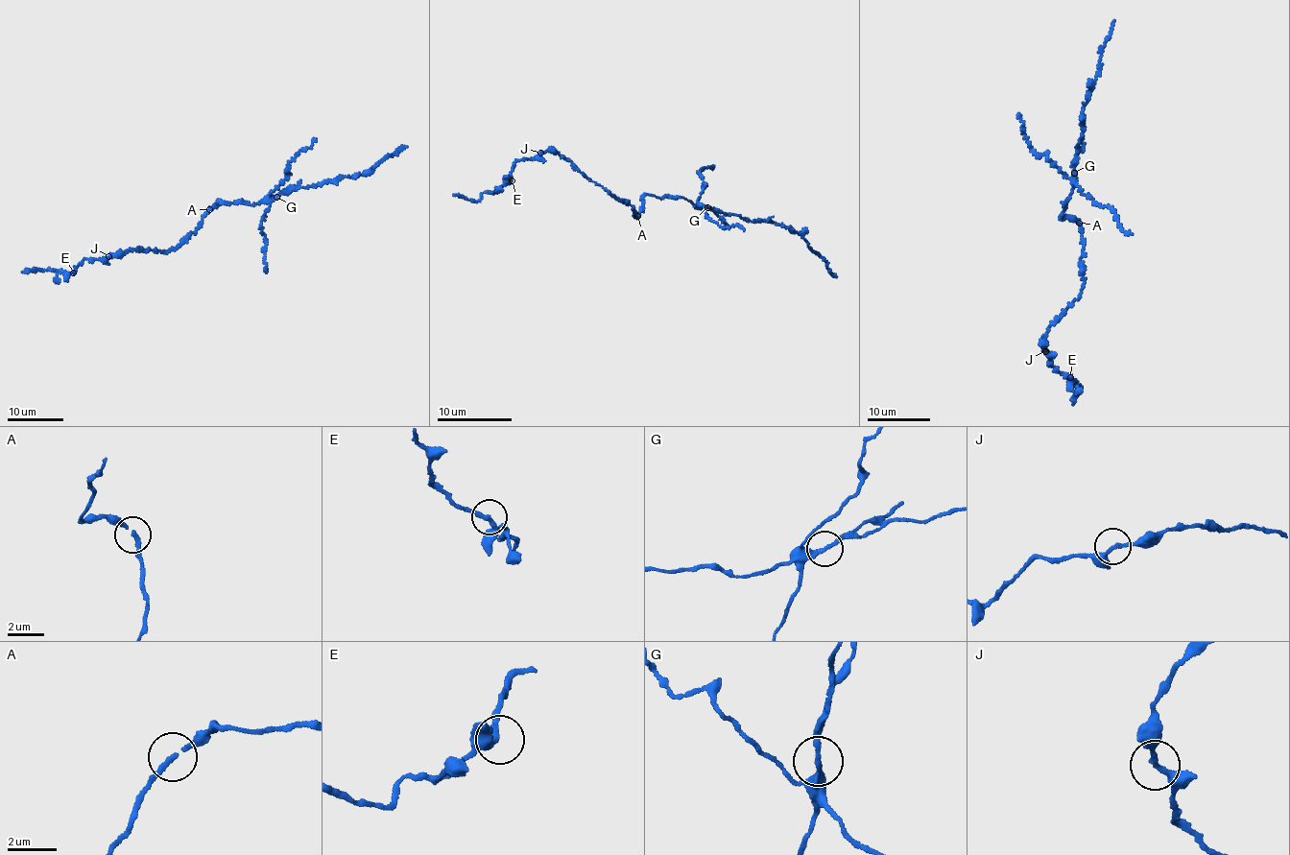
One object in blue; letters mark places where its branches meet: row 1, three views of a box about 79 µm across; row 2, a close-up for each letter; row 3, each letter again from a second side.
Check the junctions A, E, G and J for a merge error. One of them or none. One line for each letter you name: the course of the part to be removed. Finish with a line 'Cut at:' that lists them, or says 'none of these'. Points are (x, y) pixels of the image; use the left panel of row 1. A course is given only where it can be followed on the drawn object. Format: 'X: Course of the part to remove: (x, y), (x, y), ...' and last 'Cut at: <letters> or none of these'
G: Course of the part to remove: (275, 196), (270, 197), (288, 176), (288, 163), (316, 140)
Cut at: G

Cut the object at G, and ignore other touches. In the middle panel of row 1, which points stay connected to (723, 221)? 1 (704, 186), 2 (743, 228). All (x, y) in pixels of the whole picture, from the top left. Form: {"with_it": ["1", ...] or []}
{"with_it": ["1", "2"]}

